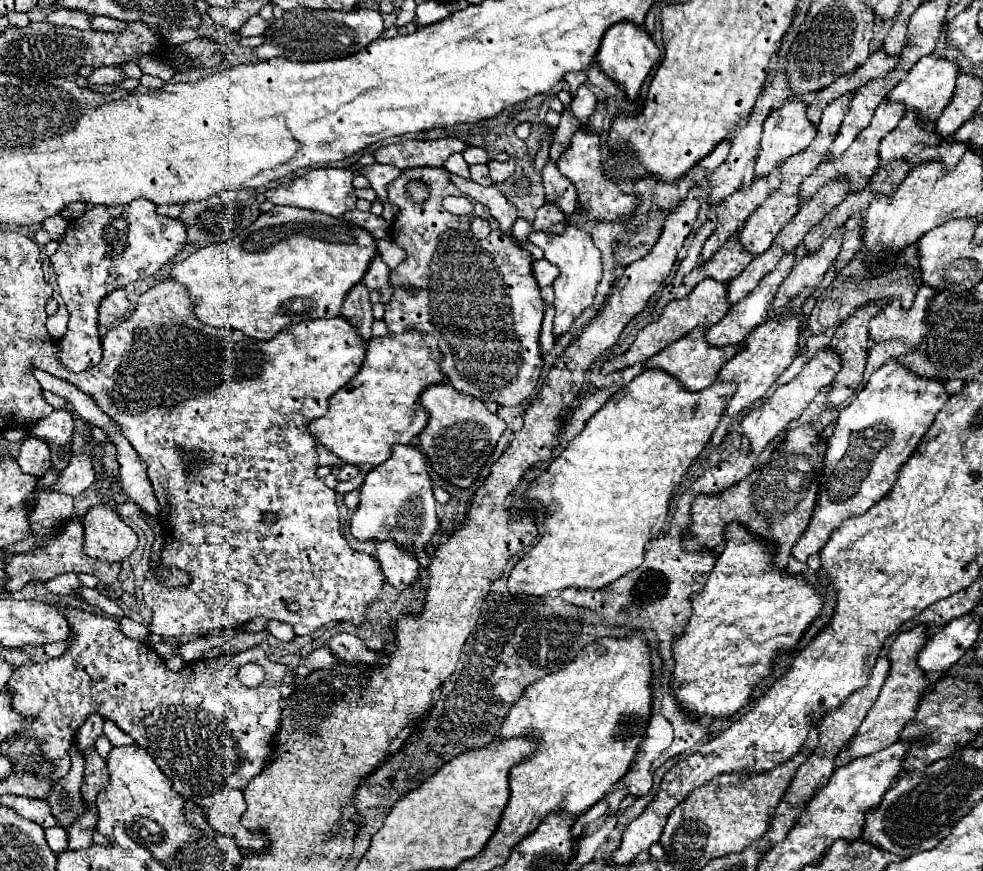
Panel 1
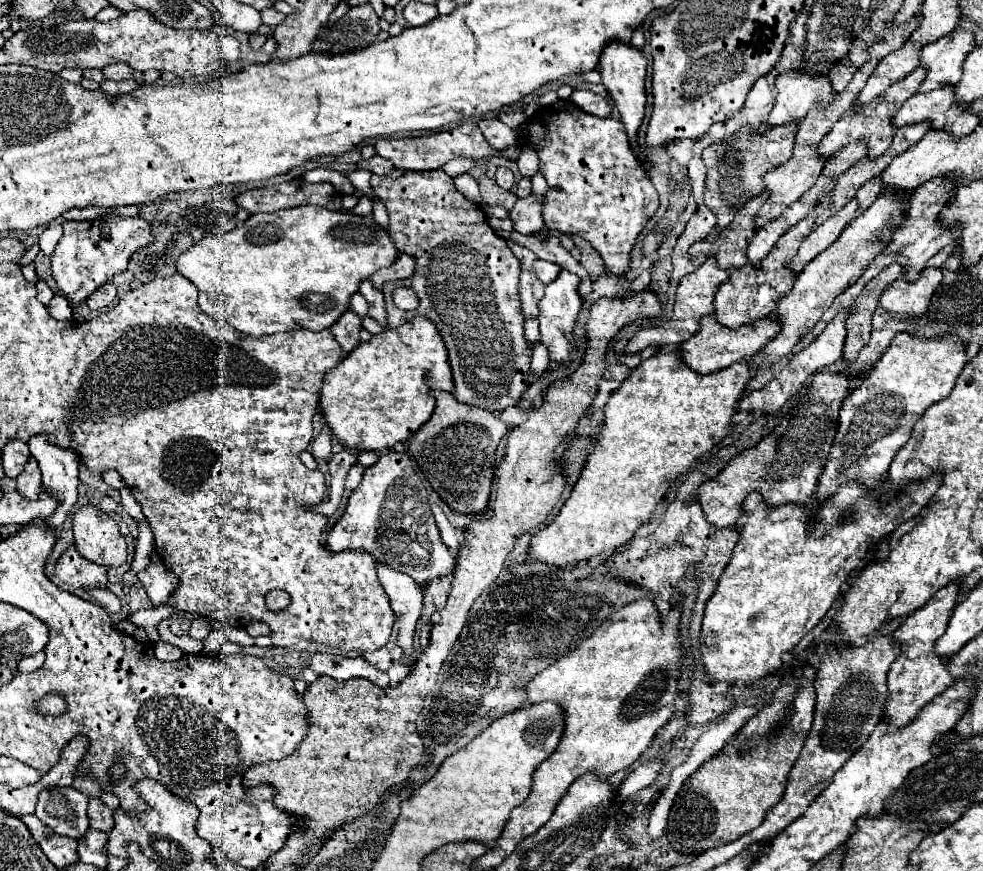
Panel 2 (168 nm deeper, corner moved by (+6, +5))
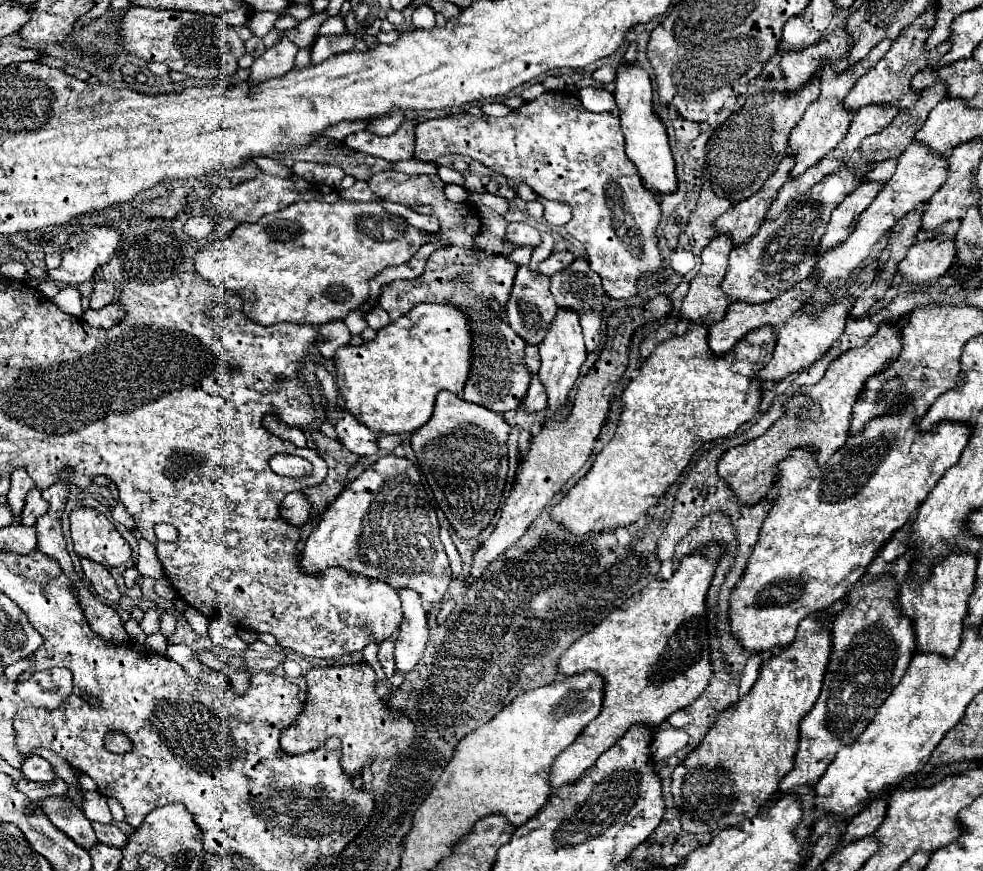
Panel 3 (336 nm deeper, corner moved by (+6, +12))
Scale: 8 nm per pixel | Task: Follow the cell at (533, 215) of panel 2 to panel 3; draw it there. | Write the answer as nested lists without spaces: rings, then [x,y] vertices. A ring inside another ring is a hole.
[[[508,224],[508,232],[506,238],[510,242],[514,242],[516,246],[538,246],[540,240],[540,232],[536,228],[532,228],[530,224]]]

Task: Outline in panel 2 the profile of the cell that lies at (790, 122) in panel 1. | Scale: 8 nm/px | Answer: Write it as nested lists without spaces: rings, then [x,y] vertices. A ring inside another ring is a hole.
[[[784,71],[776,77],[776,105],[768,117],[768,127],[788,121],[802,121],[812,103],[828,105],[834,99],[830,77],[824,73],[810,75],[808,71]]]

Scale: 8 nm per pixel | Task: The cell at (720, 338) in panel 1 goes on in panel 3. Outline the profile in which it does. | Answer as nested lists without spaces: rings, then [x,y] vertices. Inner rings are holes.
[[[838,170],[834,174],[828,174],[822,178],[822,182],[810,188],[810,192],[804,192],[800,200],[794,200],[794,204],[790,204],[790,208],[786,208],[786,212],[778,216],[778,220],[772,220],[770,224],[764,222],[760,226],[760,232],[752,240],[730,252],[728,272],[720,284],[724,294],[730,296],[730,300],[760,304],[774,300],[800,280],[808,278],[810,268],[814,266],[814,260],[818,256],[814,248],[818,248],[818,240],[822,238],[822,232],[826,232],[826,220],[830,220],[830,212],[860,182],[862,180],[854,170]]]

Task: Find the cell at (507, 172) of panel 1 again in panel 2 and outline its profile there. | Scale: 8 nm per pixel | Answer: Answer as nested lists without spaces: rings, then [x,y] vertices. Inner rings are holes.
[[[498,167],[498,171],[496,171],[496,183],[498,183],[502,189],[512,189],[512,187],[514,187],[512,171],[506,169],[506,167]]]

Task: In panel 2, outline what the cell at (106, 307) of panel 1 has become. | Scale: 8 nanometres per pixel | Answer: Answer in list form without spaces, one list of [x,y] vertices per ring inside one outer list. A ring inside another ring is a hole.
[[[104,283],[86,299],[86,303],[92,311],[104,311],[114,303],[114,299],[116,299],[116,289],[112,287],[112,283]]]

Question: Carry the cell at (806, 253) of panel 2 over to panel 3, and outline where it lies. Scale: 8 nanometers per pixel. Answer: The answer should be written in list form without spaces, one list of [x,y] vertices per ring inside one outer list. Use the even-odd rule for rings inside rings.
[[[866,182],[860,184],[852,194],[844,198],[838,208],[832,210],[832,218],[828,222],[828,228],[824,236],[820,238],[820,248],[832,248],[834,244],[840,244],[850,234],[850,228],[854,228],[854,220],[870,206],[870,200],[880,192],[884,184],[880,182]]]

